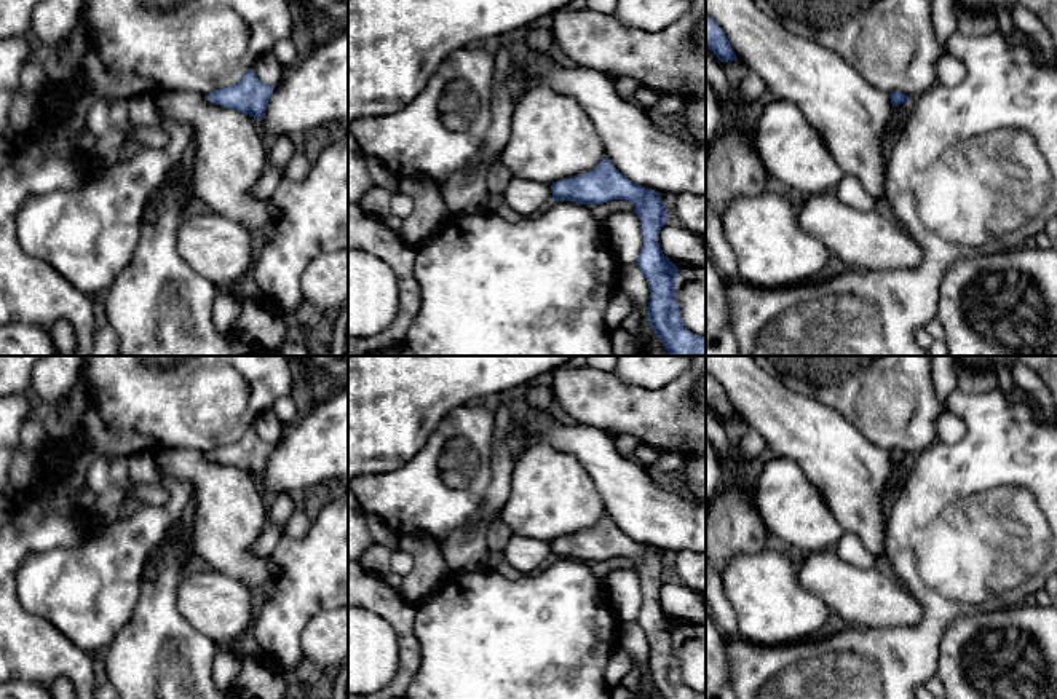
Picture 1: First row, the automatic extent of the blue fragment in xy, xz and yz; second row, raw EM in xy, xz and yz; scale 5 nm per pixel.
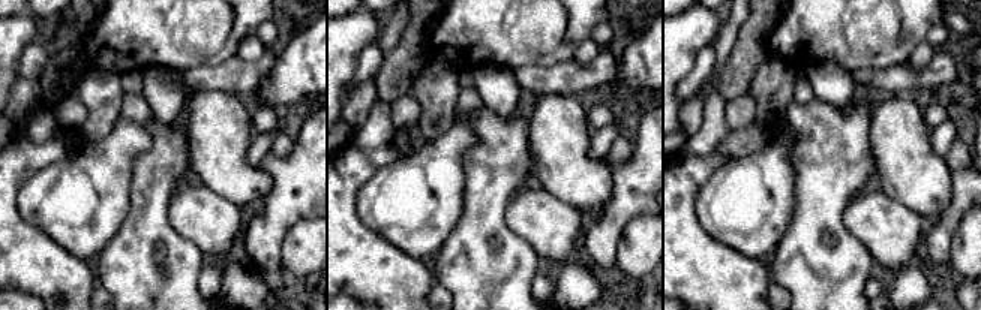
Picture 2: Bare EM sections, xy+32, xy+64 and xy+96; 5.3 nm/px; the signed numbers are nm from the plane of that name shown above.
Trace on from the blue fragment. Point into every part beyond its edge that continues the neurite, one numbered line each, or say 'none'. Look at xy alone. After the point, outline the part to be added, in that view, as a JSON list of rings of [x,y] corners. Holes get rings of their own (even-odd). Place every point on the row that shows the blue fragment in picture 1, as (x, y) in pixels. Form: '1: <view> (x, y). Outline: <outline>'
none

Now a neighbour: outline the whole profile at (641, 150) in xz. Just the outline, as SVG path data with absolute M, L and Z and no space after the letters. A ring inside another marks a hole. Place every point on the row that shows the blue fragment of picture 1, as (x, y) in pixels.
M530 51L525 59L514 64L513 88L522 91L541 83L580 104L592 121L607 158L631 182L672 198L706 195L706 144L691 147L677 134L661 129L651 121L645 109L634 101L620 97L615 83L605 73L581 65L562 67L543 53Z

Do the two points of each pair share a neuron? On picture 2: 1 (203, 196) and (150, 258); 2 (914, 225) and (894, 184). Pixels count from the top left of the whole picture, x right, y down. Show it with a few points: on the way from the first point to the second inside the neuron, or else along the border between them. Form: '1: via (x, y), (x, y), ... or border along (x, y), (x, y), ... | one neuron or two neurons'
1: border along (174, 192), (168, 207), (168, 222), (201, 250) | two neurons
2: border along (881, 190), (918, 213), (927, 222) | two neurons

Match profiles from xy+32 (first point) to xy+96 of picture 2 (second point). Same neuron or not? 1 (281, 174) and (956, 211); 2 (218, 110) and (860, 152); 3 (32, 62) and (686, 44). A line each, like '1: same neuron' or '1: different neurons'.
1: same neuron
2: different neurons
3: different neurons

